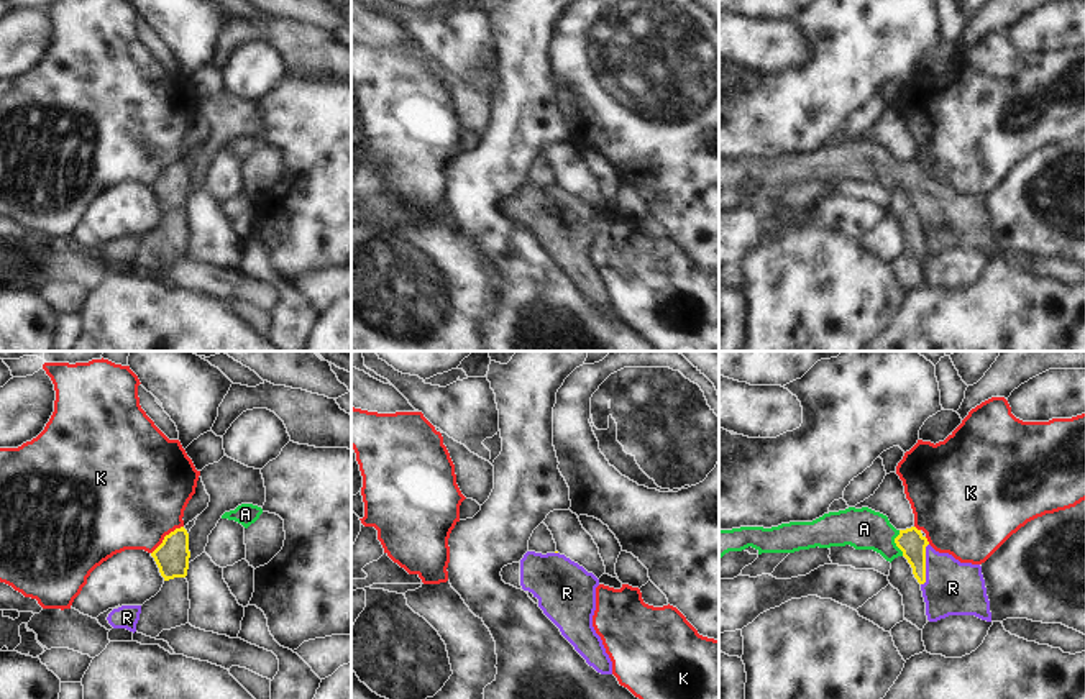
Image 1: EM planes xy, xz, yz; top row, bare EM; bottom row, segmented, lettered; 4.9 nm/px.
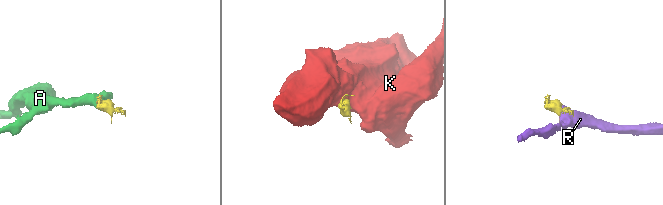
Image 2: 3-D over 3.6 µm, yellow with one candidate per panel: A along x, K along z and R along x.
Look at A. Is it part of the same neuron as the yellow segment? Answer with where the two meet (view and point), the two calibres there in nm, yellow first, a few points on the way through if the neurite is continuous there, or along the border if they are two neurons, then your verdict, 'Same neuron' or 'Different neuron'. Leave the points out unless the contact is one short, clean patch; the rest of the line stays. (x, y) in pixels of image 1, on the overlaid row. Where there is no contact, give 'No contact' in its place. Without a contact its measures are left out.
Touches yellow at yz (895, 542). Thickness 130 nm (yellow) against 200 nm. Path across: yz (911, 542), (895, 542), (864, 529). Same neuron.

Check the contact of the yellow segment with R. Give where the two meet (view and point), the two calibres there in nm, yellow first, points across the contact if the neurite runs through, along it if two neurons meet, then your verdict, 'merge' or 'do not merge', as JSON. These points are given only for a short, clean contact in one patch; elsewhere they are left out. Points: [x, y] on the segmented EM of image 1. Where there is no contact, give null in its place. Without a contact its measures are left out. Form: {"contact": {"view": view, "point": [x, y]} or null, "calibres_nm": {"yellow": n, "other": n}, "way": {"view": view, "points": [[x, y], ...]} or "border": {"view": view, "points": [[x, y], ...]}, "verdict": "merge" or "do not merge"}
{"contact": {"view": "yz", "point": [924, 565]}, "calibres_nm": {"yellow": 130, "other": 260}, "way": {"view": "yz", "points": [[911, 542], [924, 565], [952, 588]]}, "verdict": "merge"}

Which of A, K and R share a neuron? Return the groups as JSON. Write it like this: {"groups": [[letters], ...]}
{"groups": [["A", "R"], ["K"]]}

